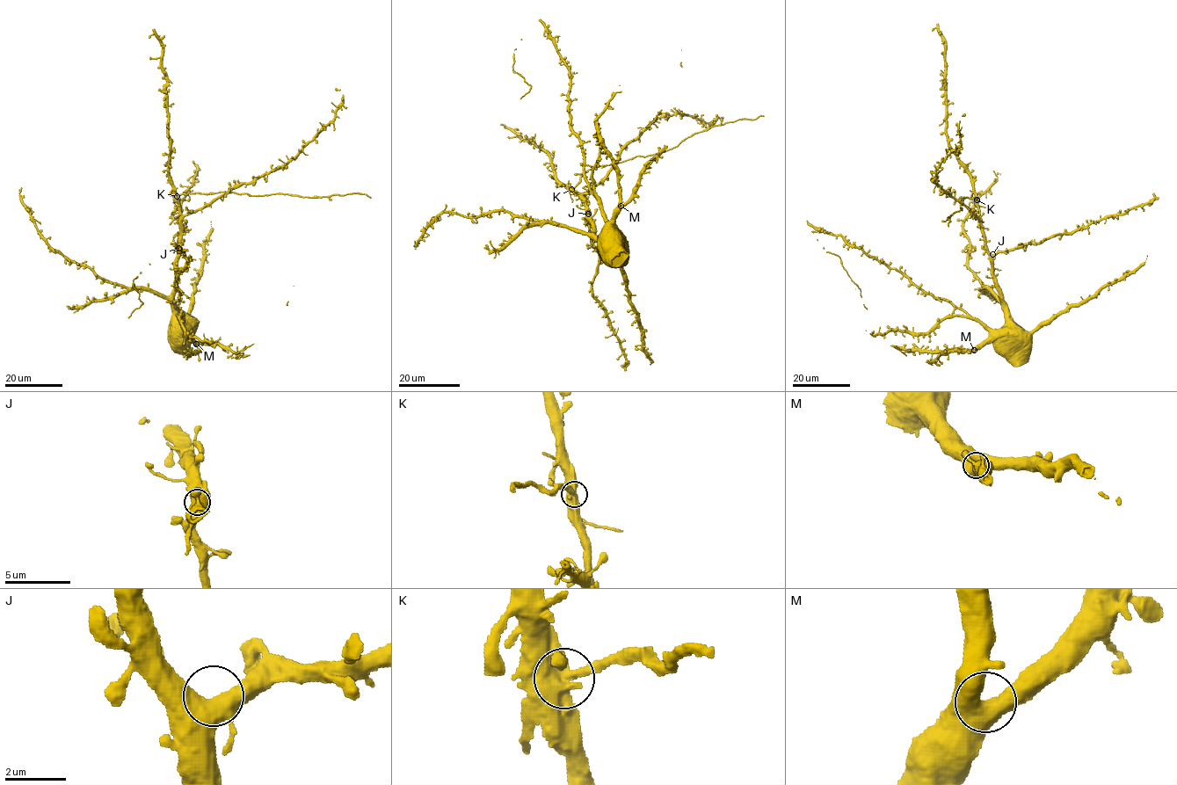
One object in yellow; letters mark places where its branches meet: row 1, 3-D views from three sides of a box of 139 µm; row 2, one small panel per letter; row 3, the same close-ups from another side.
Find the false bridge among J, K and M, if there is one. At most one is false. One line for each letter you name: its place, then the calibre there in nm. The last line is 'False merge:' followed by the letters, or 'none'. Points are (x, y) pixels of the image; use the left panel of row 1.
K: (177, 196) | 500 nm
False merge: K

